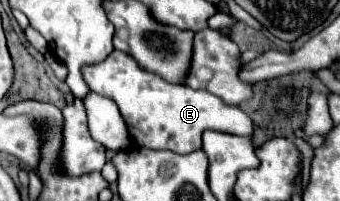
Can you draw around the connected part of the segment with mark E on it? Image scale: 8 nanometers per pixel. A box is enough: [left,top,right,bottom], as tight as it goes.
[87,51,255,155]

